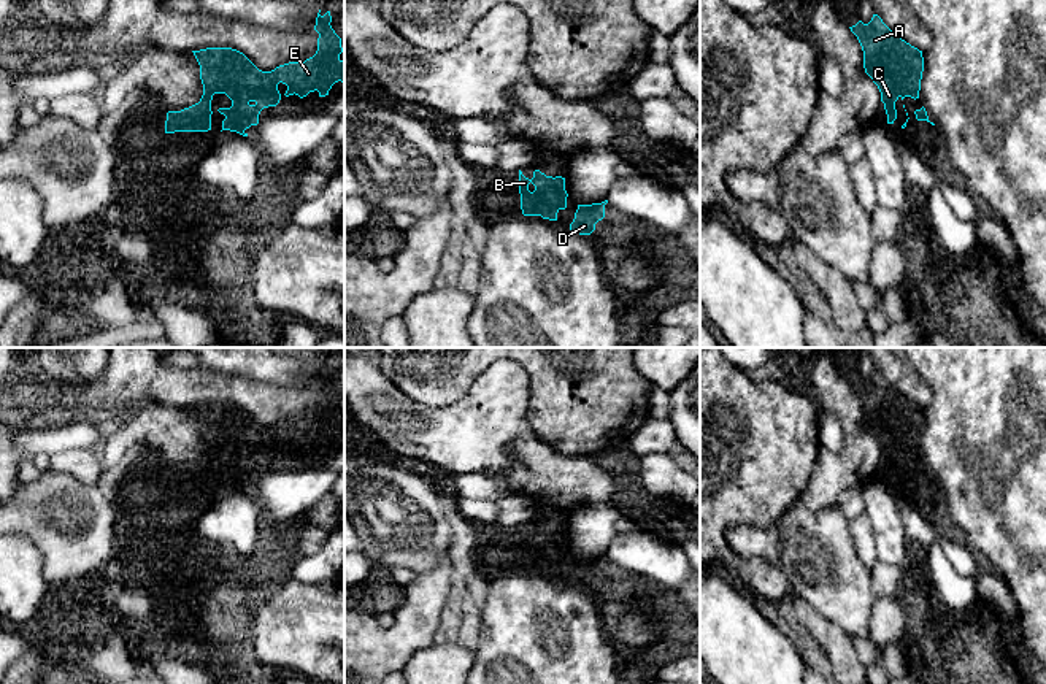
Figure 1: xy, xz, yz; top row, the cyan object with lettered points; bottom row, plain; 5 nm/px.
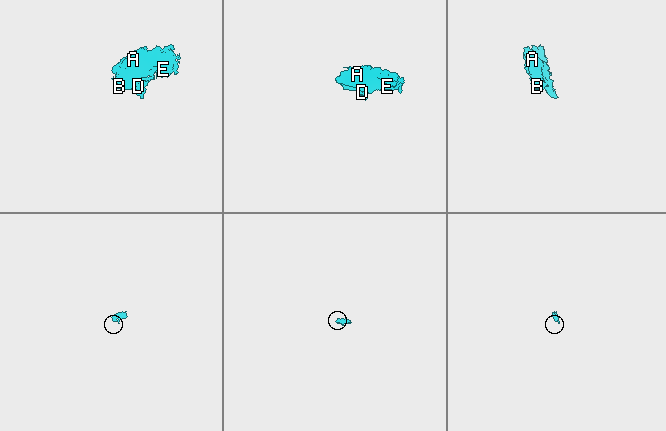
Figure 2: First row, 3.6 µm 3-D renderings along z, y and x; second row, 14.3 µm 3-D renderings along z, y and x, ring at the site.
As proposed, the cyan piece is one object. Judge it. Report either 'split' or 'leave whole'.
leave whole

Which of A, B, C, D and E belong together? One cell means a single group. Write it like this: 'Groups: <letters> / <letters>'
Groups: A B C D E

